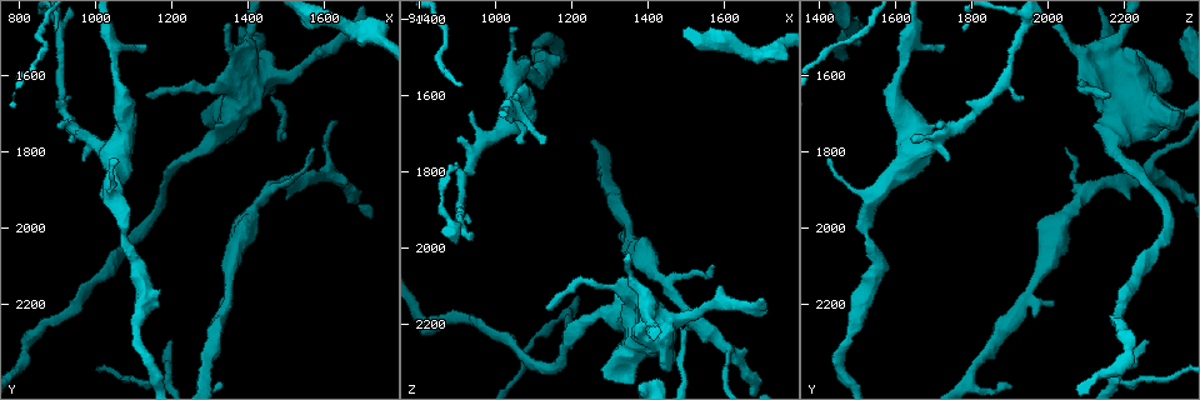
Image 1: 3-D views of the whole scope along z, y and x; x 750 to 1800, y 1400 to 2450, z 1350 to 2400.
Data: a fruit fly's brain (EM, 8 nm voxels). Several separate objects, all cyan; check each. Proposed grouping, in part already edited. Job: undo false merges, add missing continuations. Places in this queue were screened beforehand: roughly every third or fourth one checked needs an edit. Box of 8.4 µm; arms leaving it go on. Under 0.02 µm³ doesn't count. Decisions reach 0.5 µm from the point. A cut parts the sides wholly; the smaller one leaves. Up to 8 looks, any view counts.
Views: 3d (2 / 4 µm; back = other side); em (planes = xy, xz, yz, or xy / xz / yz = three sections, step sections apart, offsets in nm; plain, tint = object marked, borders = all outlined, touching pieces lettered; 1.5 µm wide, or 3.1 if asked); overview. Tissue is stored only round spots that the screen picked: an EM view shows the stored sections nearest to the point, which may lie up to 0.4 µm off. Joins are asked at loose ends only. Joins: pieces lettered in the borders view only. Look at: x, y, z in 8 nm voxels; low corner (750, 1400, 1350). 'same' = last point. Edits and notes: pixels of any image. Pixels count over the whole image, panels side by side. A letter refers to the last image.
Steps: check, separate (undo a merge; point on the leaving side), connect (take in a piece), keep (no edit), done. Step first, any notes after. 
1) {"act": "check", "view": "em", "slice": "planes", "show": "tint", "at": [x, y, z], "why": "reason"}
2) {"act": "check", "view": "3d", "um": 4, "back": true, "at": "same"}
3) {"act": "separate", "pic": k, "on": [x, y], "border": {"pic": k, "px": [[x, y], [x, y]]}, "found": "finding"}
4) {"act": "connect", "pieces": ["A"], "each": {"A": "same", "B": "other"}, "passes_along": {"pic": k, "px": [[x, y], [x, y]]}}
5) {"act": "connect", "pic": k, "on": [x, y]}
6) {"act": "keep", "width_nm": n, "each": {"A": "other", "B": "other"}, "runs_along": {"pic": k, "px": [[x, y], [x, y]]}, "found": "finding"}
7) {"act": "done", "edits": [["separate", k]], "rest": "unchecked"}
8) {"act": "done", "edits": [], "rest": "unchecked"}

{"act": "check", "view": "3d", "um": 2, "at": [930, 1660, 1935], "why": "tapers out"}

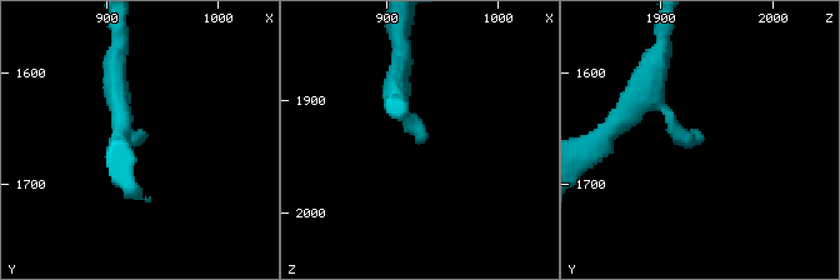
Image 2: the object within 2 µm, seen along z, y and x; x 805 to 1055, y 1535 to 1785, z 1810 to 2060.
{"act": "check", "view": "em", "slice": "planes", "show": "plain", "at": [932, 1658, 1934], "arm_widths_nm": [170, 190], "why": "now the EM"}

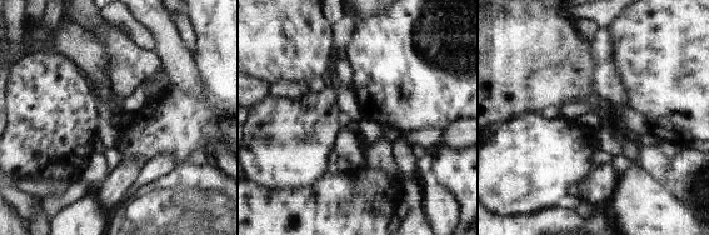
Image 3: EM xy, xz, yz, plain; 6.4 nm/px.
{"act": "check", "view": "em", "slice": "planes", "show": "borders", "at": "same", "why": "what lies round it"}

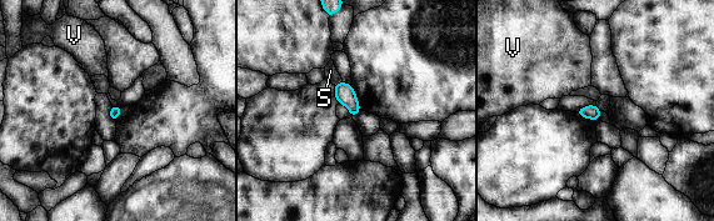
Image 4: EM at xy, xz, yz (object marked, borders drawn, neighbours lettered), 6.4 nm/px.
{"act": "keep", "each": {"S": "other", "V": "other"}, "found": "none of them fits"}

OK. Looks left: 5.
{"act": "check", "view": "3d", "um": 4, "at": [1120, 1520, 1730]}

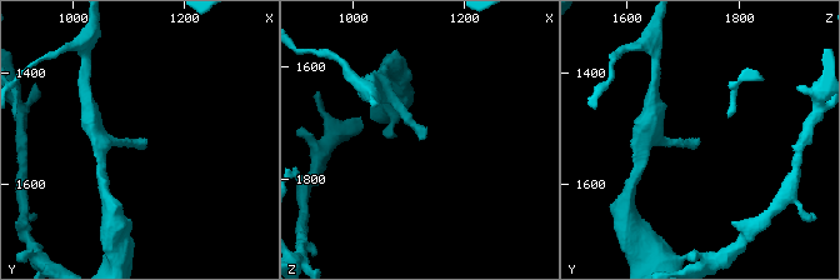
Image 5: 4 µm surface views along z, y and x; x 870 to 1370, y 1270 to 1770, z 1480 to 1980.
{"act": "check", "view": "em", "slice": "planes", "show": "borders", "at": [1120, 1520, 1730], "why": "shape alone is not enough"}

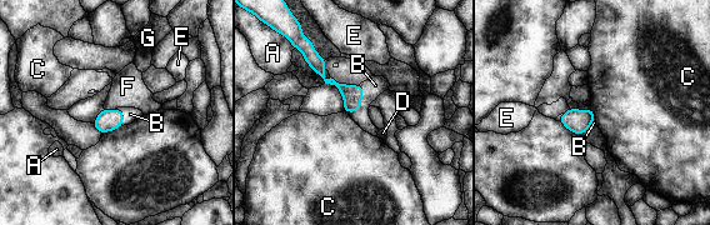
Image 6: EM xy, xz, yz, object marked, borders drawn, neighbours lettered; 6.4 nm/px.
{"act": "connect", "pieces": ["B"], "longest_contact_nm": ["B", 200], "each": {"A": "other", "B": "same", "C": "other", "D": "other", "E": "other", "F": "other", "G": "other"}, "passes_along": {"pic": 6, "px": [[353, 95], [360, 103], [375, 85]]}, "found": "the neuron continues"}

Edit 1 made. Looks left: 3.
{"act": "check", "view": "overview", "why": "redraw"}

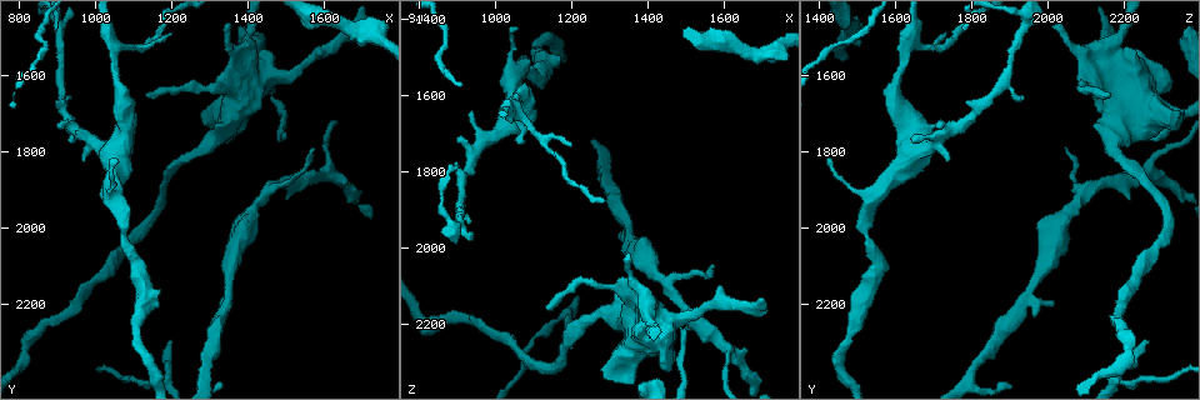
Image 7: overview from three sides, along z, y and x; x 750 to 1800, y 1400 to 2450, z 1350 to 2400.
{"act": "check", "view": "em", "slice": "planes", "show": "borders", "at": [1135, 1655, 2160], "why": "thin end"}

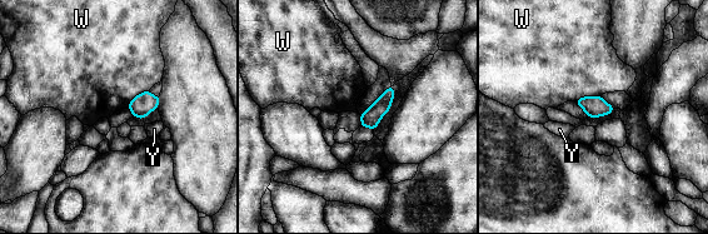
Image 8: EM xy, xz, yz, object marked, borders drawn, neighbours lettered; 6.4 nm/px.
{"act": "keep", "longest_contact_nm": ["W", 200], "each": {"W": "other", "Y": "other"}, "border": {"pic": 8, "px": [[149, 89], [136, 94], [126, 108]]}, "found": "no lettered piece goes on from it"}

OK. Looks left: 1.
{"act": "done", "edits": [["connect", 6]], "rest": "unchecked"}

